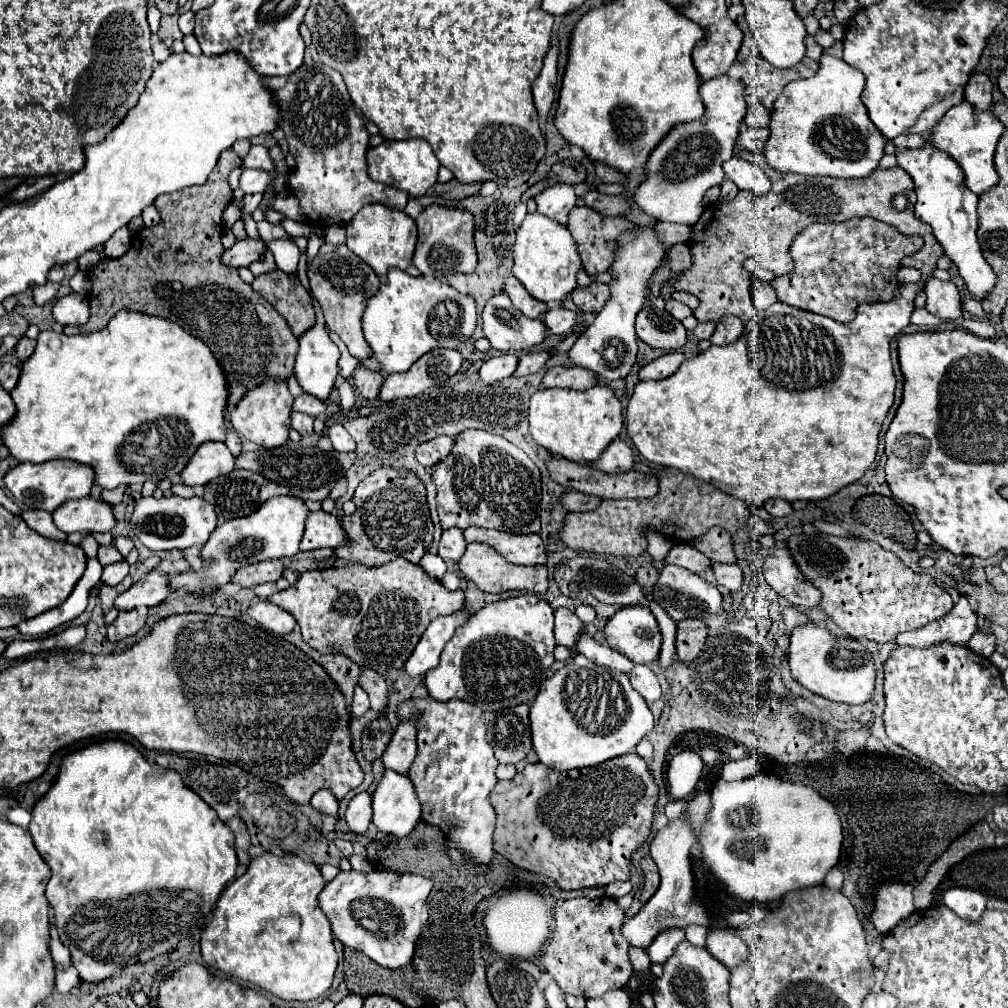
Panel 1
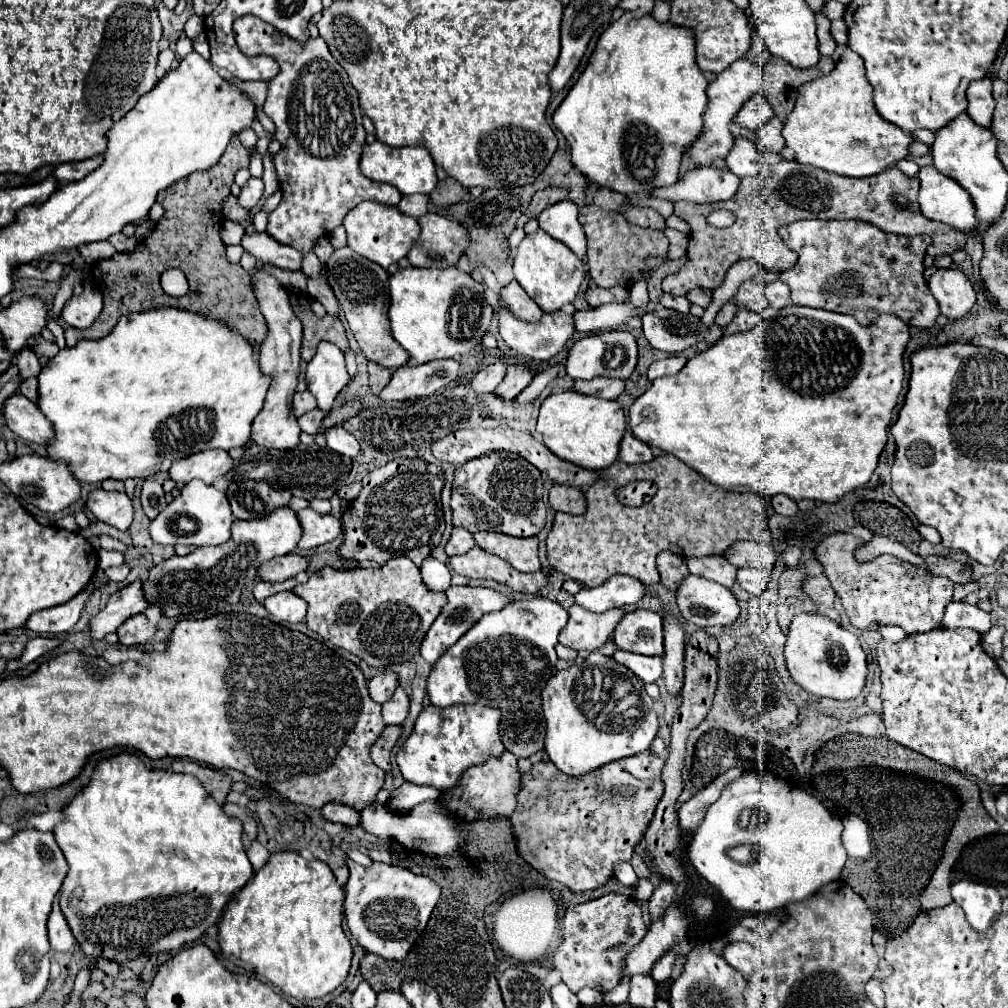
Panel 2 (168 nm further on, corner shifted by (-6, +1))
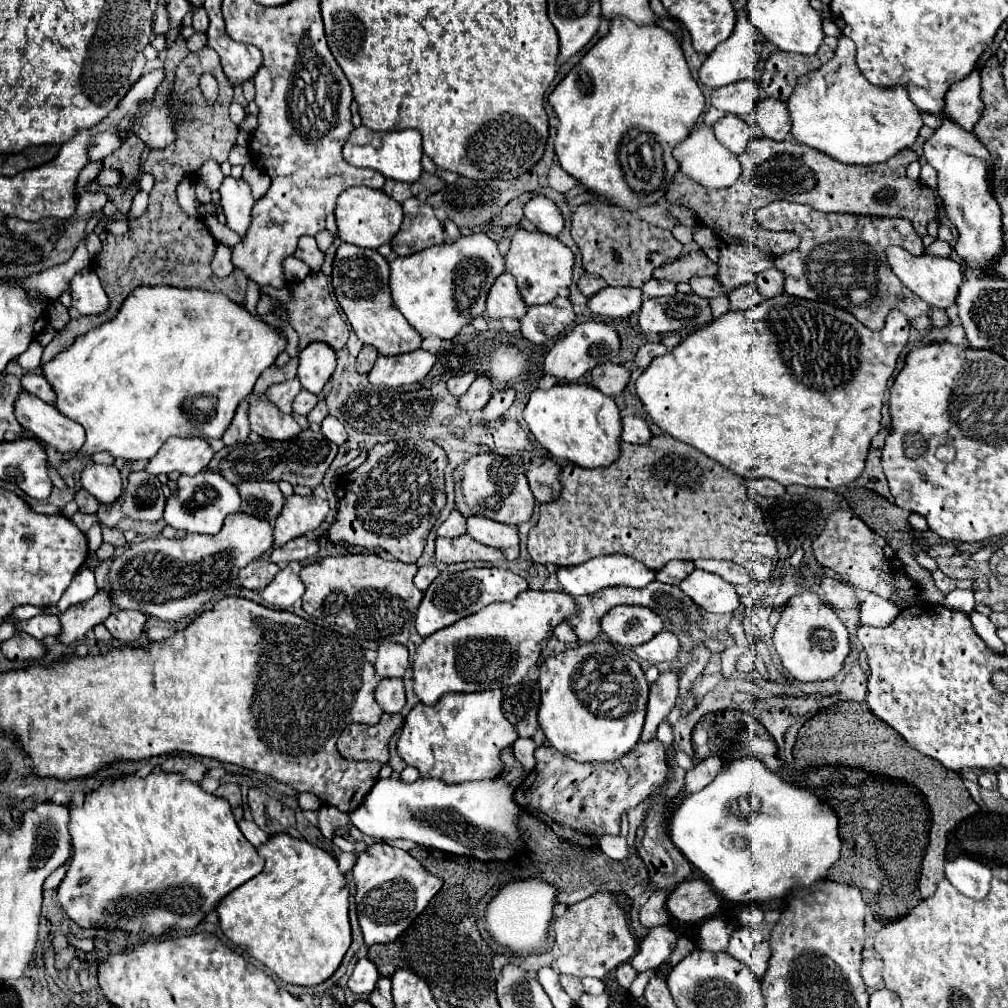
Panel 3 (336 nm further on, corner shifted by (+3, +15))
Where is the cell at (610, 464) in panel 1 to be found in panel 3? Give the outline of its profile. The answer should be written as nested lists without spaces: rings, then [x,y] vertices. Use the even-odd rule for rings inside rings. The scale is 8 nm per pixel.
[[[627,415],[623,419],[623,433],[621,439],[627,443],[647,443],[653,437],[647,419],[641,415]]]

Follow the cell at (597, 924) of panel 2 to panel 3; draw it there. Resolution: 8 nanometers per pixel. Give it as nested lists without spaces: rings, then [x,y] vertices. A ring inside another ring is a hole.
[[[595,893],[585,901],[567,907],[567,913],[553,923],[557,959],[555,967],[559,973],[575,977],[597,977],[603,979],[611,969],[627,963],[637,951],[637,939],[629,931],[627,917],[613,901],[609,893]]]

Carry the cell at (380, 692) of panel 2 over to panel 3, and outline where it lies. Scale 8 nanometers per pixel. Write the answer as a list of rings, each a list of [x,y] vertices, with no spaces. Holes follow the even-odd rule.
[[[381,643],[377,649],[375,671],[379,677],[403,677],[409,669],[409,653],[401,643]]]

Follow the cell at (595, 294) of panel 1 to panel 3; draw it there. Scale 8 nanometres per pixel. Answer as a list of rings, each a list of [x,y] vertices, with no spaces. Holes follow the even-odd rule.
[[[583,273],[579,279],[579,291],[585,297],[593,297],[597,291],[601,291],[603,287],[607,287],[607,283],[599,277],[599,275],[591,275],[591,273]]]

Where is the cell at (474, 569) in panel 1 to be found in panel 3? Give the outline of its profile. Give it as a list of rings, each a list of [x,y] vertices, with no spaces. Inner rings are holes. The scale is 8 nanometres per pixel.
[[[461,535],[455,539],[435,541],[435,561],[437,563],[459,563],[459,561],[501,561],[505,559],[499,551],[473,541],[469,535]]]

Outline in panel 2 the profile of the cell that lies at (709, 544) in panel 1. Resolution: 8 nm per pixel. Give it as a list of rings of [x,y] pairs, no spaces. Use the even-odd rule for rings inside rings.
[[[736,541],[732,543],[732,547],[728,547],[724,557],[734,567],[756,567],[756,569],[768,569],[768,571],[772,571],[776,561],[772,547],[756,541]]]

